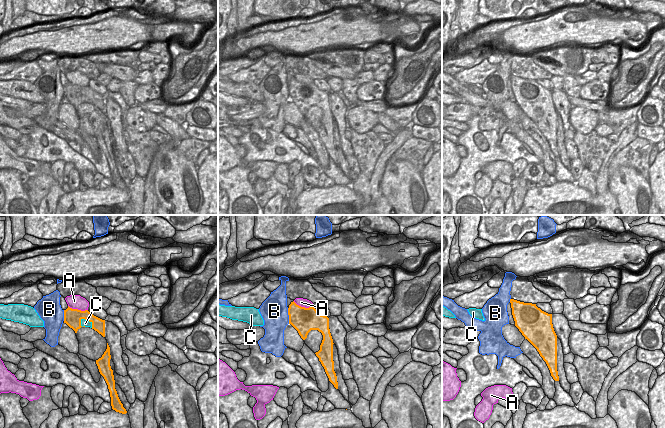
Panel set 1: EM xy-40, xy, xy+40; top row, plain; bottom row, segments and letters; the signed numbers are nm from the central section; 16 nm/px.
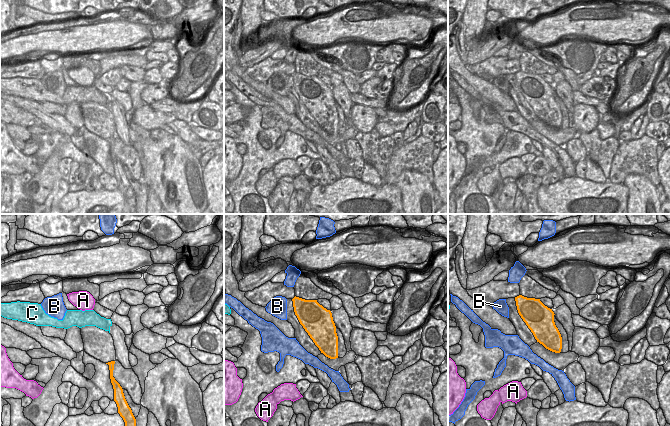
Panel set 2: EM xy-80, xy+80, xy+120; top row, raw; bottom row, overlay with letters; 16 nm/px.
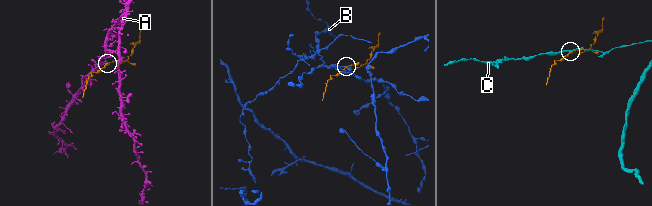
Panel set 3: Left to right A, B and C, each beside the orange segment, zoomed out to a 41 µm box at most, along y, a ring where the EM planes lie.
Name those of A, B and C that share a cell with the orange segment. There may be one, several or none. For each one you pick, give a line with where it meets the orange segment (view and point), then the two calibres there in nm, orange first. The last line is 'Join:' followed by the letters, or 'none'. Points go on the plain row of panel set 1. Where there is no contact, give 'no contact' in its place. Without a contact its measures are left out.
Join: none

